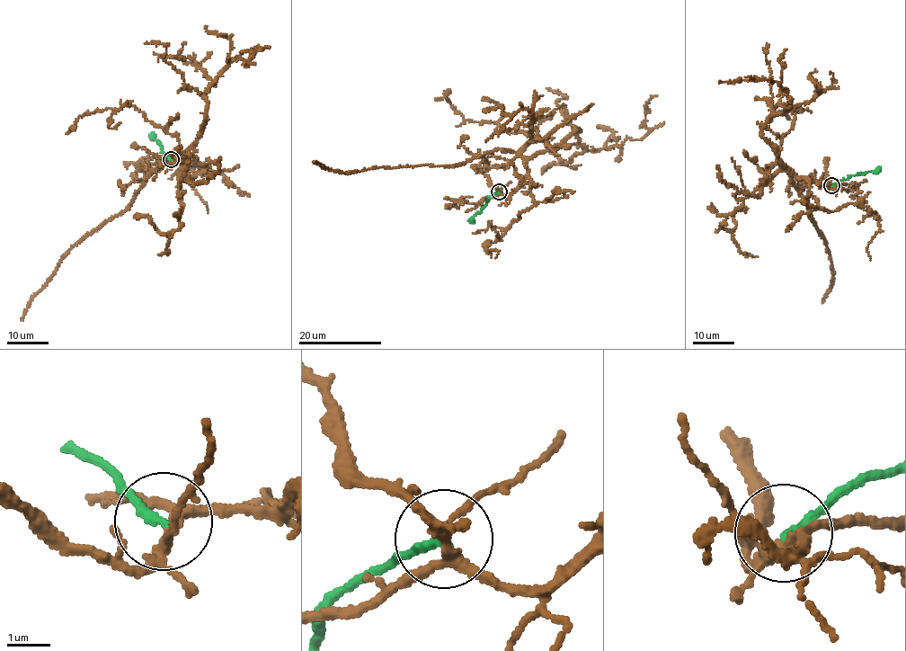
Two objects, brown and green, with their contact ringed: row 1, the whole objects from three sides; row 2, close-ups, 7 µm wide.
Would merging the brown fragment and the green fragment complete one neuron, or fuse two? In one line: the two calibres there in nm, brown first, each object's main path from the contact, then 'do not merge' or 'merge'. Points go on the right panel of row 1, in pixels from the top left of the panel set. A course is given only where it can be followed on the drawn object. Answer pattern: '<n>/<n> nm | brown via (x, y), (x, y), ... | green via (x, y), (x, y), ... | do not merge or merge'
220/200 nm | brown via (831, 185), (796, 178), (792, 172), (790, 175), (790, 182), (821, 233), (830, 258), (834, 278), (822, 302) | green via (831, 185), (839, 180), (874, 172), (880, 167) | do not merge

